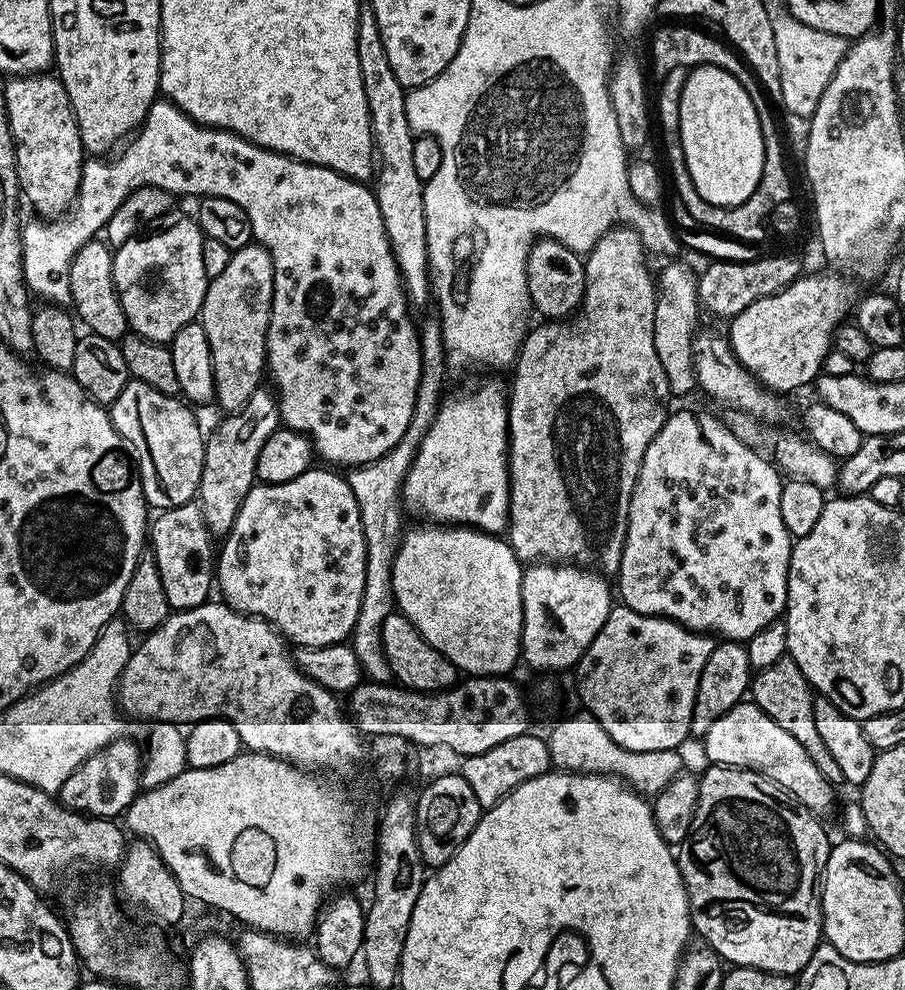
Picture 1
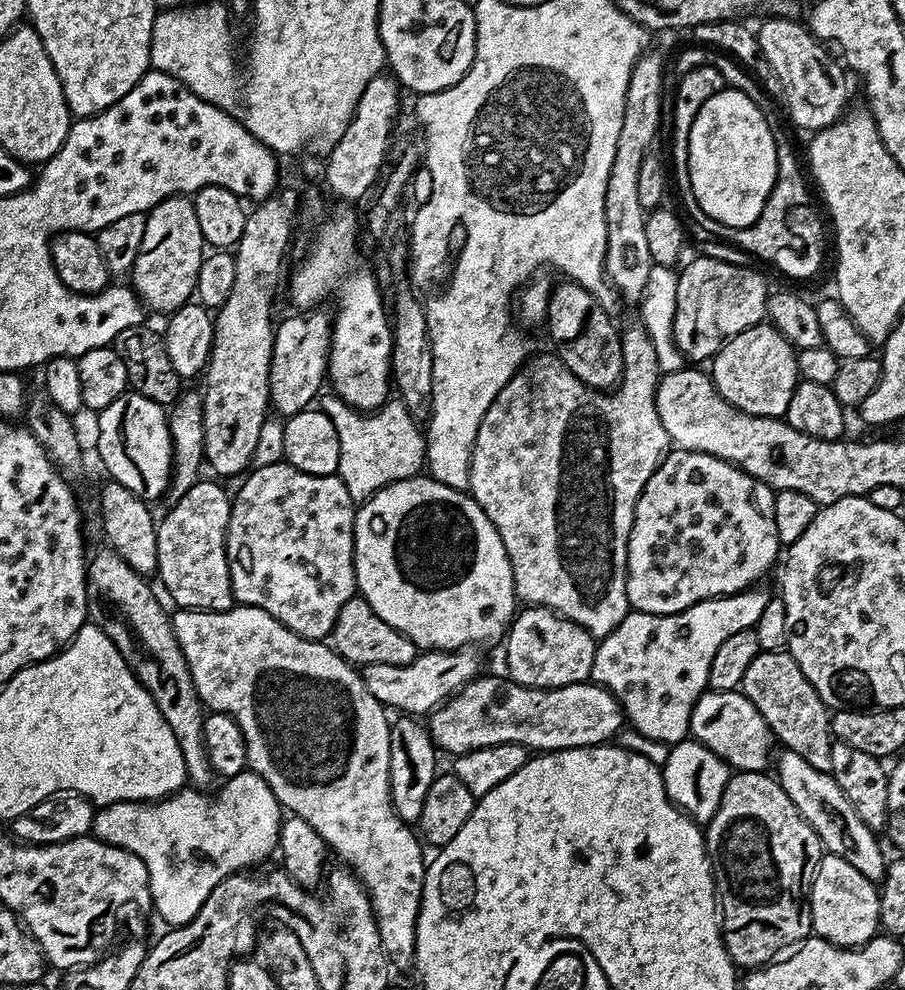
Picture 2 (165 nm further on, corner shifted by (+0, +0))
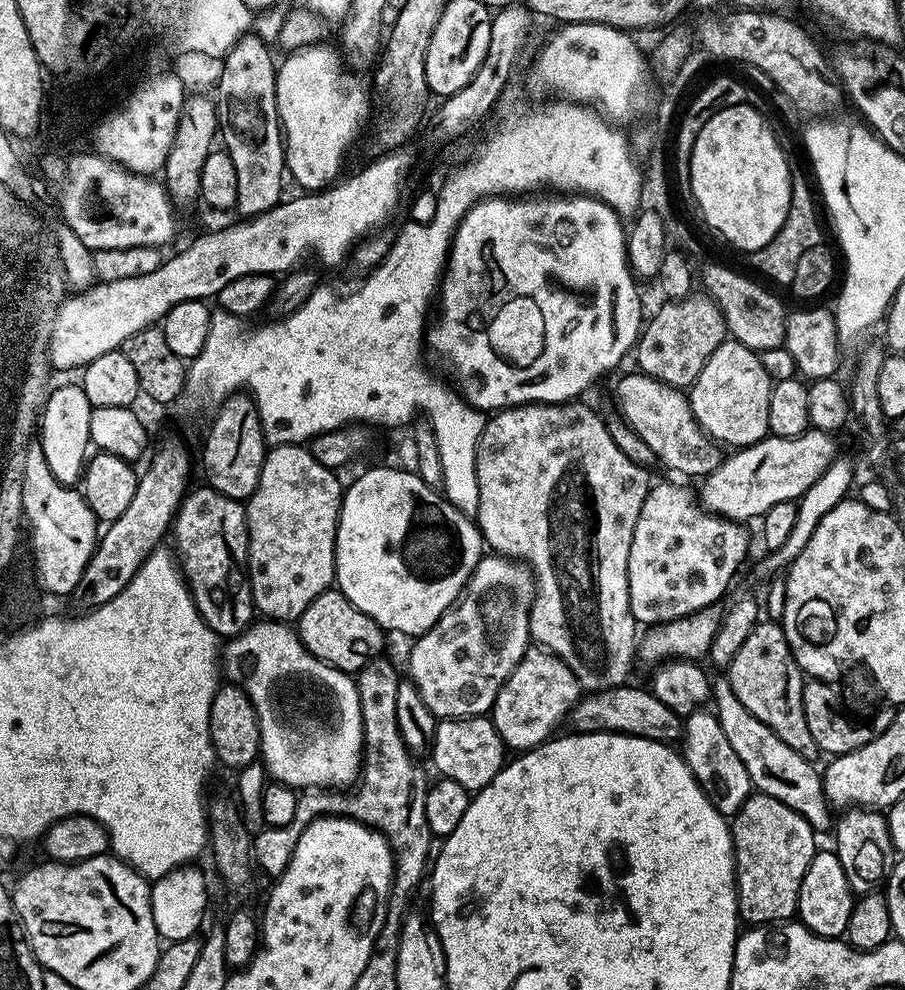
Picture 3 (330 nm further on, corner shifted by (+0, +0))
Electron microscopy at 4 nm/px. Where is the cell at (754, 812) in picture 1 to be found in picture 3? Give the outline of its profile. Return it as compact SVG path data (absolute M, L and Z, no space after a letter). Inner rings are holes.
M757 791L748 797L735 816L731 817L732 853L736 855L736 902L738 916L748 926L771 926L788 922L797 915L796 903L802 878L818 851L817 833L798 813L778 799Z

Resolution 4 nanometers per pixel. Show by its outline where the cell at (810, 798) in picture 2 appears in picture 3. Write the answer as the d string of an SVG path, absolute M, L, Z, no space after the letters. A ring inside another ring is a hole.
M716 674L711 677L709 684L712 688L711 701L719 725L730 746L741 759L750 774L753 787L767 796L774 797L792 810L798 813L811 827L813 831L822 834L824 830L831 829L832 814L830 805L824 796L823 777L812 768L812 762L805 756L791 750L782 739L764 722L759 722L746 710L742 702L738 701L729 684L727 675Z

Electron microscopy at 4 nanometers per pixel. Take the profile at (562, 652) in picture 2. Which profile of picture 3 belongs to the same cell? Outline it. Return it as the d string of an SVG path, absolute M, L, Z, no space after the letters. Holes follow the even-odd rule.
M530 646L498 690L490 719L504 739L505 749L516 748L517 753L527 752L529 748L536 748L549 739L563 720L565 723L581 695L578 678L574 678L570 666L566 666L562 658L558 658L547 648Z

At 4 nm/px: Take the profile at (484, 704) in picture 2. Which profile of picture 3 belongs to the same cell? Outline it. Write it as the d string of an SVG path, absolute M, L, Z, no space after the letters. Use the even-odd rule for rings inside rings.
M626 683L618 688L581 695L570 713L571 727L577 732L621 732L627 736L660 740L664 744L679 741L684 735L684 720L680 715L670 710L666 702L658 702L647 687L632 687L631 683Z

